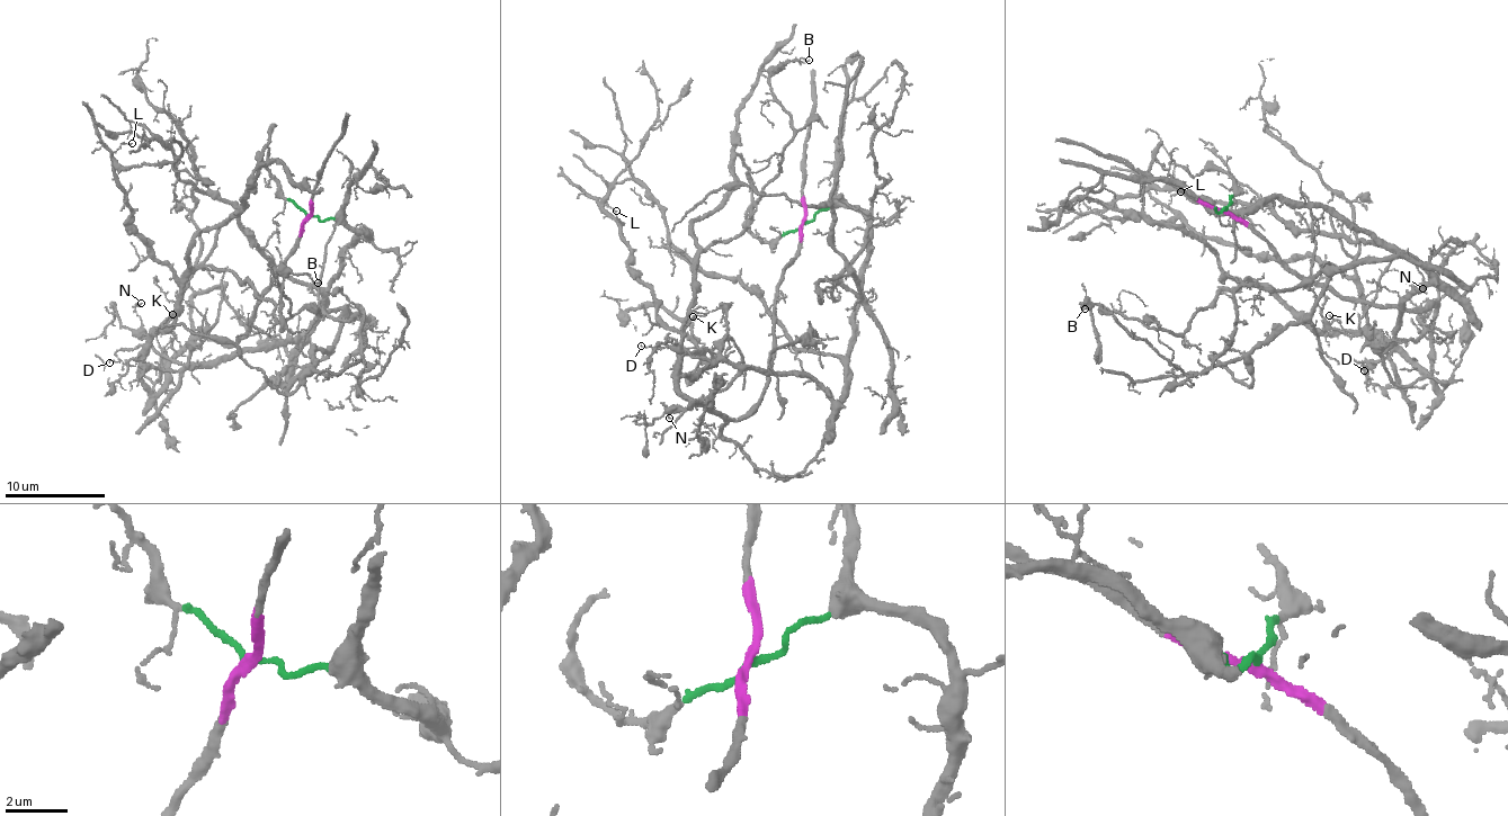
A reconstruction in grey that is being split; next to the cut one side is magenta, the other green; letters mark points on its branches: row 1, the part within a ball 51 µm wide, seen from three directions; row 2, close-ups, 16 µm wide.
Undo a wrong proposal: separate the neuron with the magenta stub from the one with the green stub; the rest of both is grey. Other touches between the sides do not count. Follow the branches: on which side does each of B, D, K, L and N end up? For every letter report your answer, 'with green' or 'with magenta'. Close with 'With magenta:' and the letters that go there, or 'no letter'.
B: with magenta
D: with green
K: with magenta
L: with magenta
N: with green
With magenta: B, K, L

